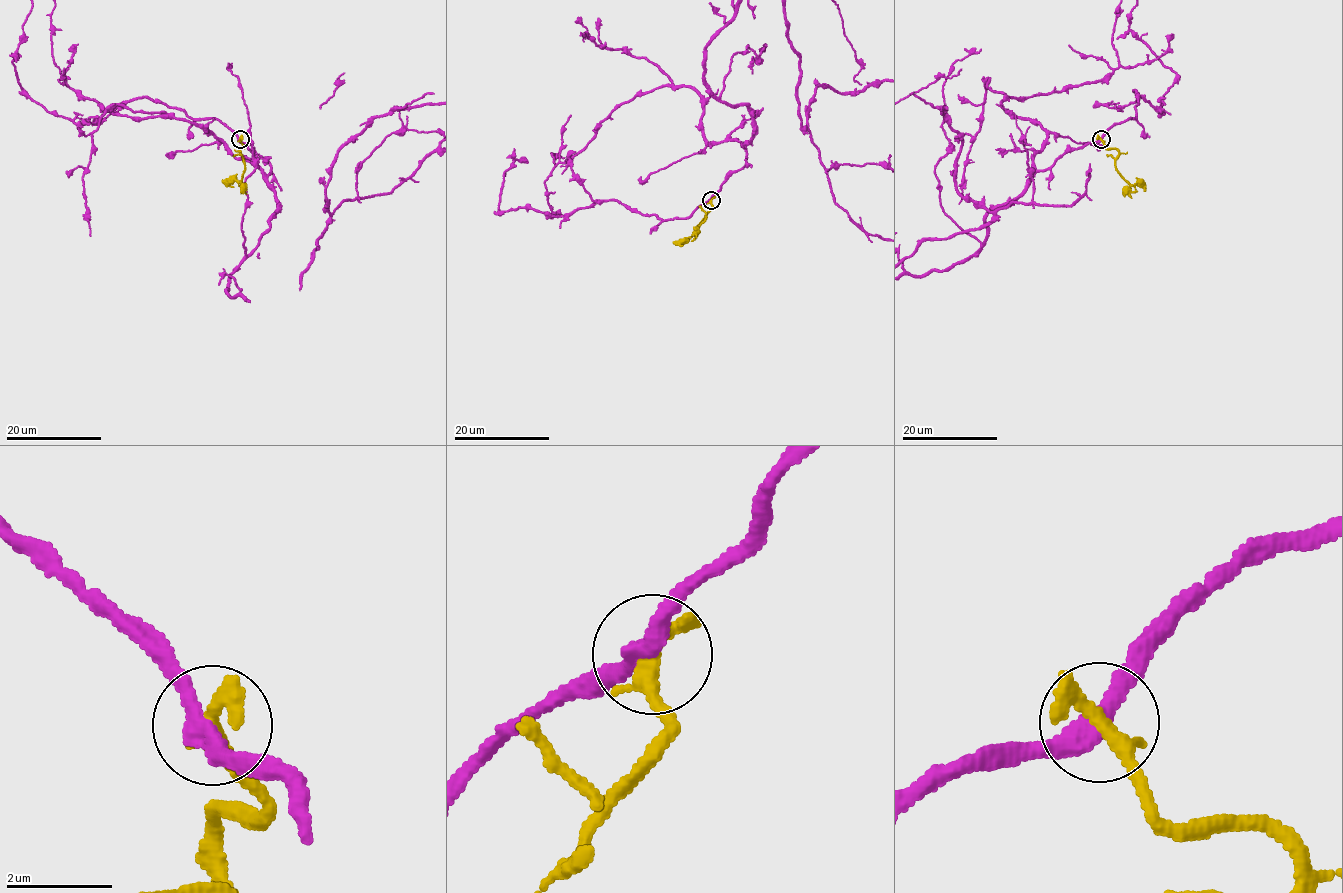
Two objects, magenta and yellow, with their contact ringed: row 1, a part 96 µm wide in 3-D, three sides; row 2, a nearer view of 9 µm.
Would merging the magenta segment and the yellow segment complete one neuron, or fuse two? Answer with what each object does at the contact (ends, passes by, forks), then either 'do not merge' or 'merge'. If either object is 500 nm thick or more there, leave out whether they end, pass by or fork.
magenta passes by; yellow forks there; do not merge

